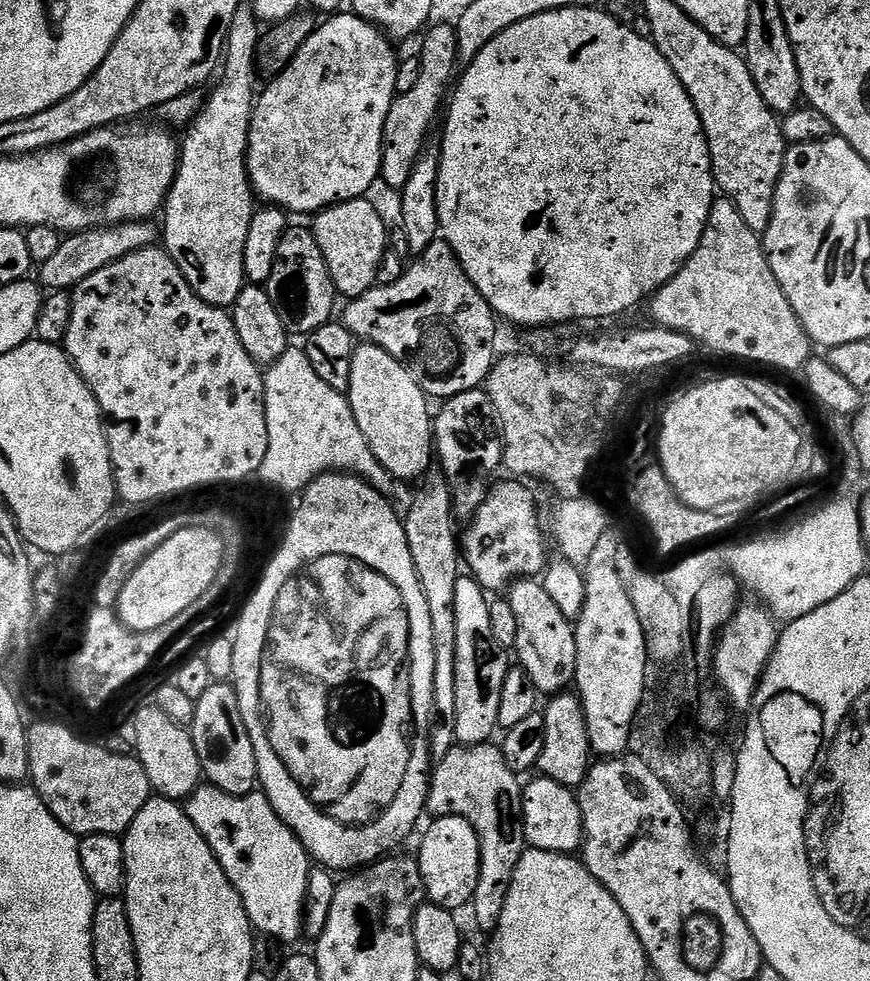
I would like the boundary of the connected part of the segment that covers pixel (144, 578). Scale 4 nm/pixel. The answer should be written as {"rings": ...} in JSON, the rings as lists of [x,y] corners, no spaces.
{"rings":[[[206,528],[178,530],[174,538],[166,538],[154,554],[150,554],[130,574],[122,586],[120,601],[115,610],[121,623],[132,632],[158,630],[177,618],[182,610],[197,602],[218,578],[223,564],[224,543],[217,533]]]}

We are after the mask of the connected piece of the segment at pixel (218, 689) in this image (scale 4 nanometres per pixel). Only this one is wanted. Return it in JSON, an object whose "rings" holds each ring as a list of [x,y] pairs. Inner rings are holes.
{"rings":[[[213,682],[196,700],[194,722],[190,726],[194,750],[202,762],[203,779],[218,790],[235,796],[245,796],[258,788],[258,762],[254,762],[254,746],[246,734],[246,722],[238,711],[238,694],[231,683]]]}

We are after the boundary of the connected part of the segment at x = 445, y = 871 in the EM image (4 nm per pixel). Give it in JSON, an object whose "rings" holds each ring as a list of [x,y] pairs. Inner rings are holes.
{"rings":[[[438,816],[433,824],[424,832],[420,840],[418,859],[424,891],[431,903],[453,910],[467,909],[474,898],[474,890],[478,890],[478,874],[480,873],[480,843],[478,834],[470,822],[461,816]]]}

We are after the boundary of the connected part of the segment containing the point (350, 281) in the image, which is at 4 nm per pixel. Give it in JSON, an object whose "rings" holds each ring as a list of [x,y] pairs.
{"rings":[[[361,198],[335,204],[315,213],[313,220],[316,221],[311,221],[310,227],[318,242],[318,250],[322,250],[322,258],[326,258],[326,266],[337,293],[344,298],[355,298],[376,287],[380,263],[385,252],[389,251],[390,228],[379,218],[371,199]]]}

